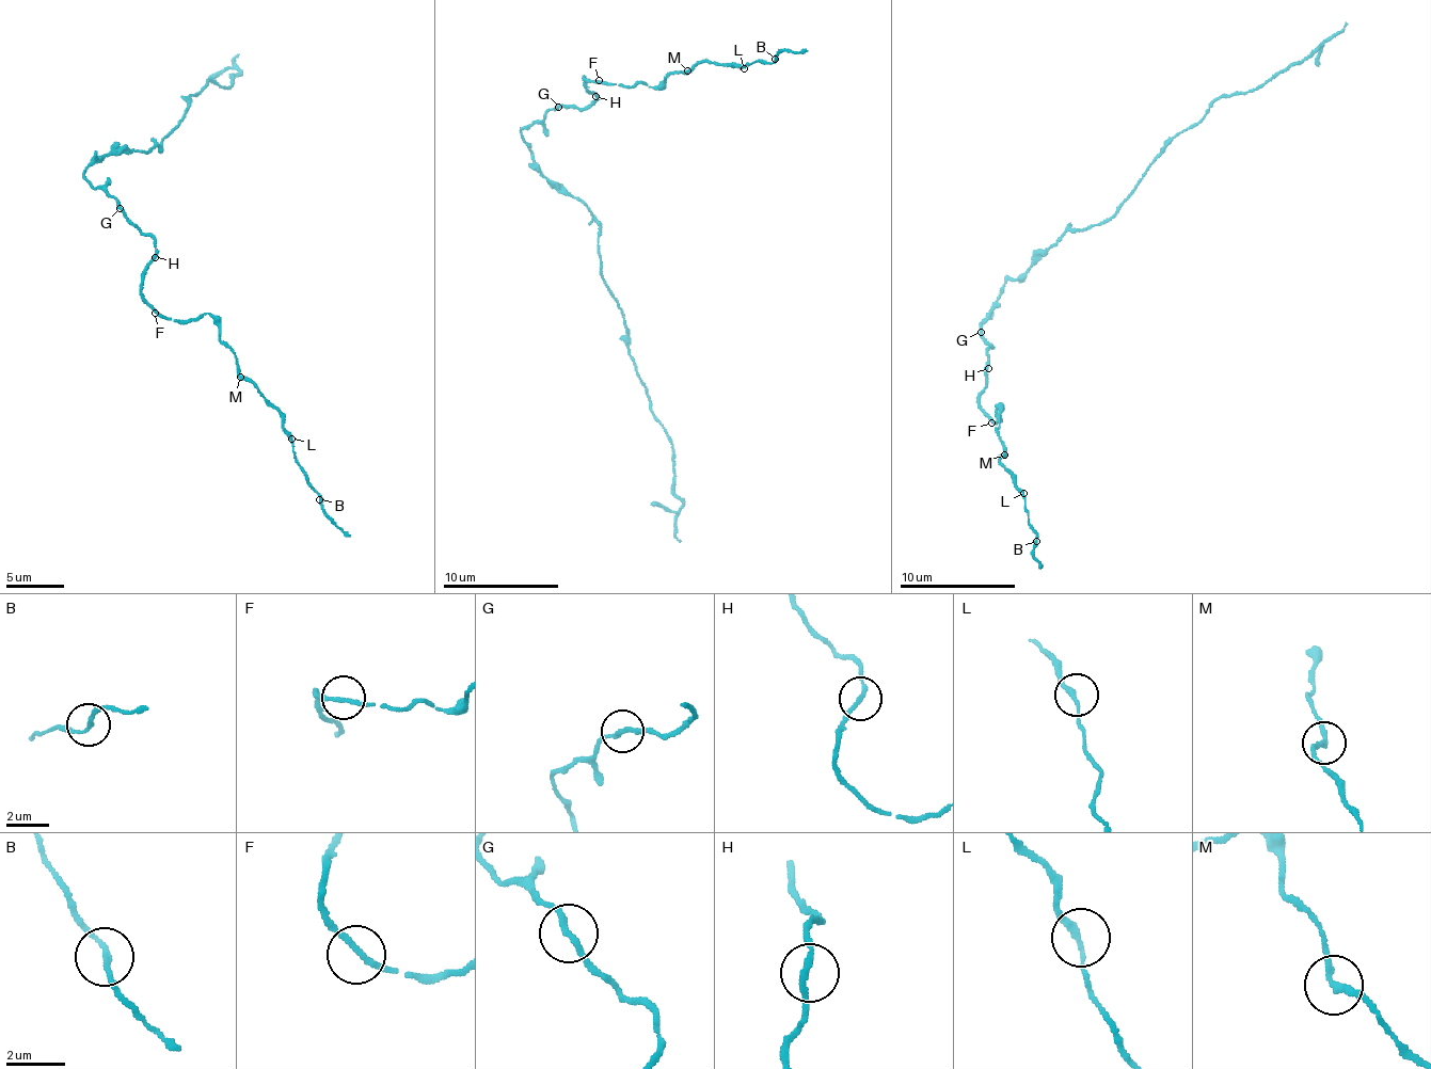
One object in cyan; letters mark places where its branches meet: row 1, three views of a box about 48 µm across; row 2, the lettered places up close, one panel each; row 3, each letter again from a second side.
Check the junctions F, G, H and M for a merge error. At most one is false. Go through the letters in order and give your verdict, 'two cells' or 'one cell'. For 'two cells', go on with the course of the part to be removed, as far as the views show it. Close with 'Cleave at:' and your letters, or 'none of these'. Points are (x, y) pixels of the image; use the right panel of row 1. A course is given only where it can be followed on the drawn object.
F: one cell
G: one cell
H: one cell
M: one cell
Cleave at: none of these

